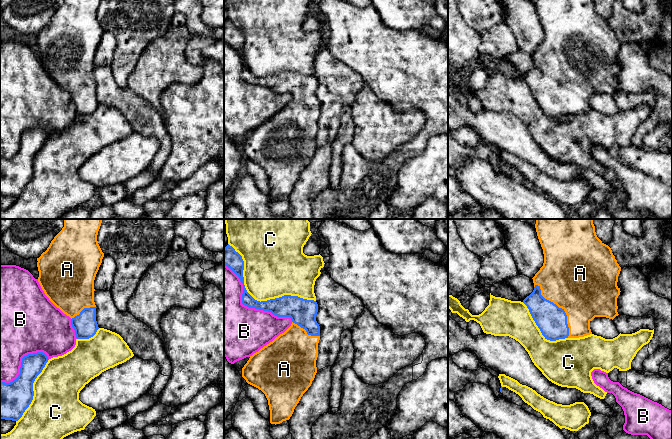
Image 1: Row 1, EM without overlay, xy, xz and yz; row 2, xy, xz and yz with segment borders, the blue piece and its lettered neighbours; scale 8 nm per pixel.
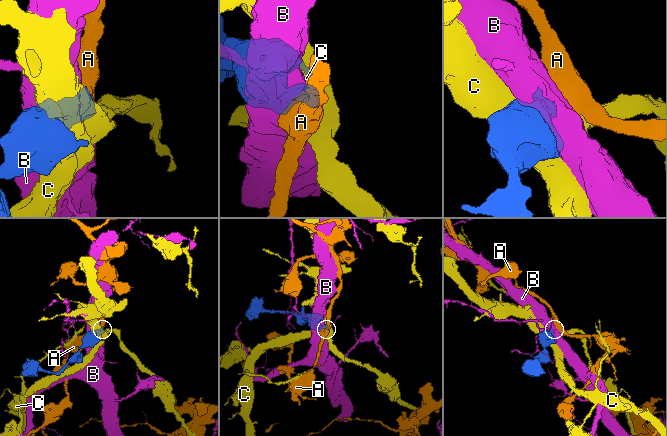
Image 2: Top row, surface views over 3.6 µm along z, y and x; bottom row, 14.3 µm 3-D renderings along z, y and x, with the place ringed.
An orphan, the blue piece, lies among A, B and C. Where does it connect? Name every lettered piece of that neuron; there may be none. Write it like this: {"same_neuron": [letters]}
{"same_neuron": ["A"]}

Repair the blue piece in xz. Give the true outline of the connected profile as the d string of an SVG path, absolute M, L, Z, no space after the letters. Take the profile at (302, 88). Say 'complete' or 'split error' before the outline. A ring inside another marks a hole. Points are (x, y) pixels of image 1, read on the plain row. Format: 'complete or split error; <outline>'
split error; M229 20L224 24L224 41L230 44L243 60L243 81L271 88L277 93L290 93L292 96L291 102L284 109L250 132L242 144L242 153L246 158L265 170L270 186L270 199L280 200L290 195L295 183L311 162L317 149L316 136L320 116L320 102L316 97L318 80L314 76L291 71L261 78L255 76L244 61L242 32Z

